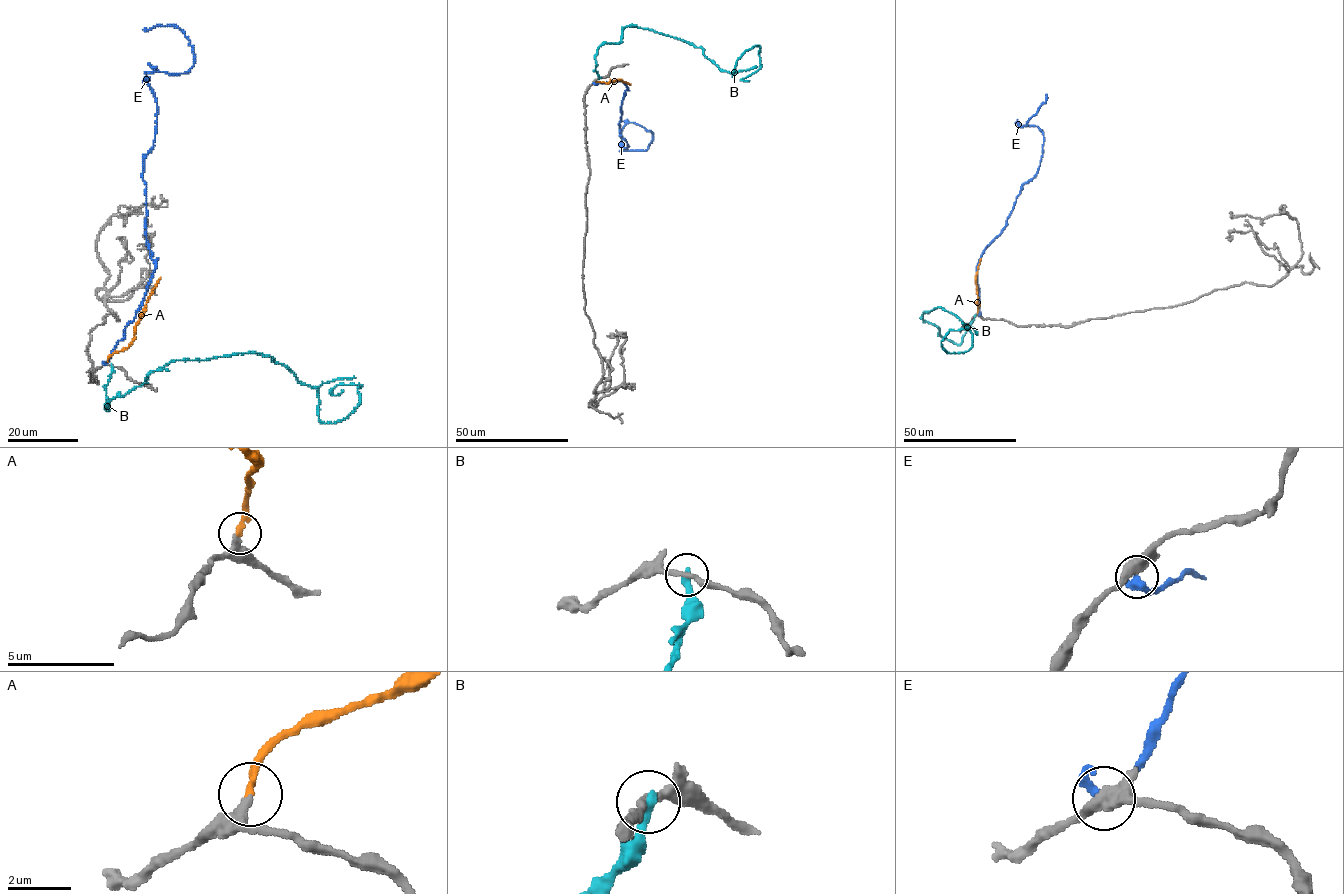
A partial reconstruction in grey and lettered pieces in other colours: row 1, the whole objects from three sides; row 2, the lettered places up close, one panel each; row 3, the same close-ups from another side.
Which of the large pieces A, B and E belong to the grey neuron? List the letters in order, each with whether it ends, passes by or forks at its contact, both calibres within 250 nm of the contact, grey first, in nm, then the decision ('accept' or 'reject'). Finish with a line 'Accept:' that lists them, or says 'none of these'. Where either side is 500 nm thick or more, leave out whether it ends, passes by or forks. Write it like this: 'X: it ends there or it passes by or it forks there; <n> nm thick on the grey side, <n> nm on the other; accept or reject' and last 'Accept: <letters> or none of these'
A: it ends there; 280 nm thick on the grey side, 240 nm on the other; accept
B: it ends there; 240 nm thick on the grey side, 360 nm on the other; reject
E: it passes by; 460 nm thick on the grey side, 340 nm on the other; reject
Accept: A

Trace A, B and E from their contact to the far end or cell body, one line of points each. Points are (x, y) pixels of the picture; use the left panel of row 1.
A: (108, 361), (112, 354), (125, 350), (131, 343), (139, 314), (160, 278)
B: (111, 365), (108, 409), (175, 360), (236, 353), (313, 386), (323, 422), (356, 407), (360, 386), (343, 390)
E: (104, 364), (156, 265), (142, 166), (157, 103), (145, 72), (186, 73), (195, 62), (177, 27), (143, 29)

